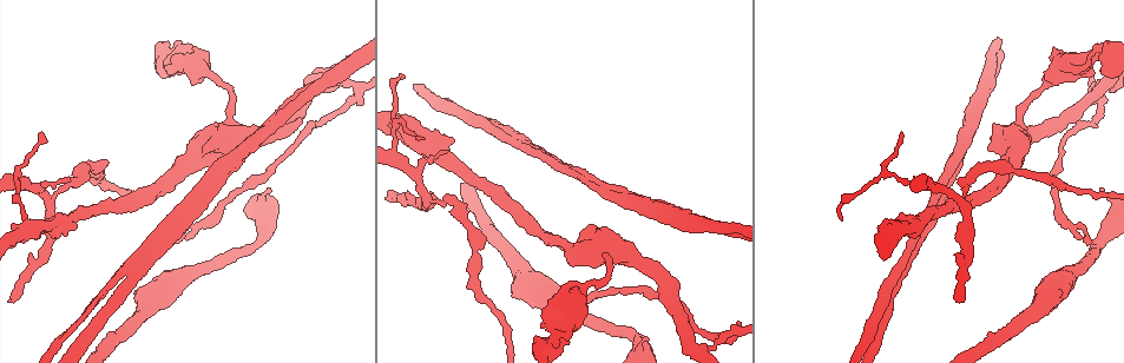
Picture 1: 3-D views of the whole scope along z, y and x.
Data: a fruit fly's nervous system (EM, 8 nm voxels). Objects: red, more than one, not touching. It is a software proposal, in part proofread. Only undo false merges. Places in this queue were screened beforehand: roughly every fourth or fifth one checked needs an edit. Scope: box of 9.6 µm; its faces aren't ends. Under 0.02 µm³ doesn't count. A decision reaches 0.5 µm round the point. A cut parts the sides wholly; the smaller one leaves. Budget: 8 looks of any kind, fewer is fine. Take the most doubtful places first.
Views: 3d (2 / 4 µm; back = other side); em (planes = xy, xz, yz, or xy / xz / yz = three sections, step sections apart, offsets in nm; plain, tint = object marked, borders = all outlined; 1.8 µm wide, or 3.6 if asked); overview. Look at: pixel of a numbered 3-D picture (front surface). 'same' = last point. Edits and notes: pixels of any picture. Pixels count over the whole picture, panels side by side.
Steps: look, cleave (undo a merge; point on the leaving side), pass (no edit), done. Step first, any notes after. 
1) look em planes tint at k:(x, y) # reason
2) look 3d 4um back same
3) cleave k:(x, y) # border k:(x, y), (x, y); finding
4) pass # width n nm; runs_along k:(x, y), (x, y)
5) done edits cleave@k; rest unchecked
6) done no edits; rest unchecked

look 3d 4um at 1:(921, 181) # calibre changes

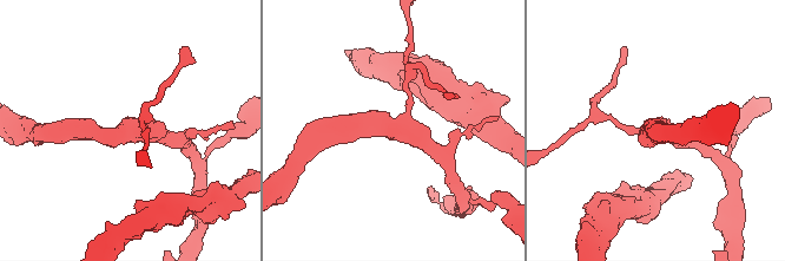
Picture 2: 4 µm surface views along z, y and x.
look em planes tint at 2:(407, 131) # now the EM

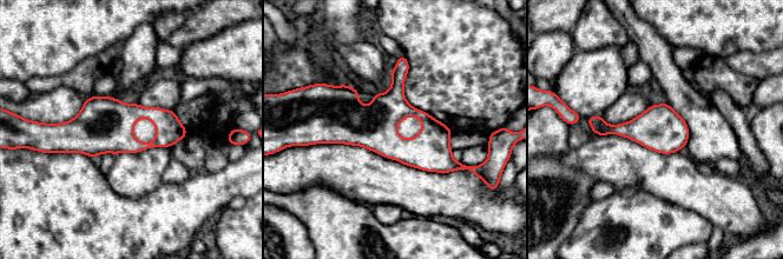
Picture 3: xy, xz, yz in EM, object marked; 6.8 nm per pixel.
pass # continuous, no second neuron

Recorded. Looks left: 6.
look 3d 4um at 1:(607, 249) # abrupt turn

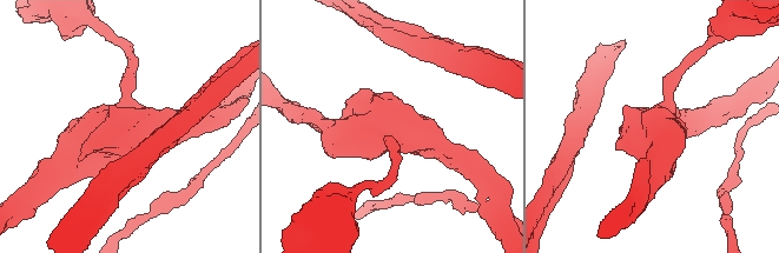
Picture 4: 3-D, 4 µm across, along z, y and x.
look em 3.6um xz step 4 tint at 4:(125, 130)

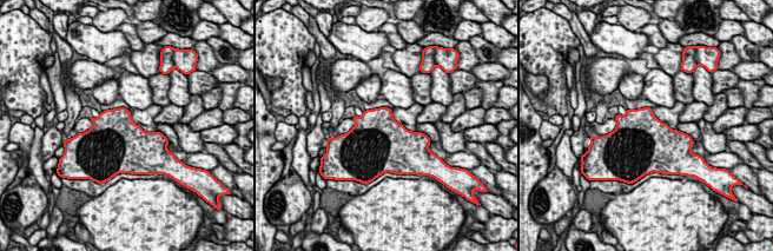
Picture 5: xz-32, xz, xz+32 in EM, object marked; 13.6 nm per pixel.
look em 3.6um planes tint same # cut it another way

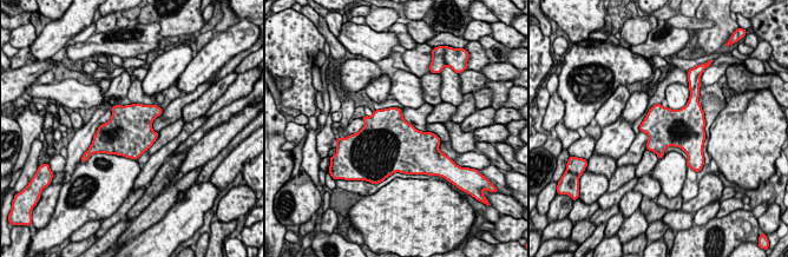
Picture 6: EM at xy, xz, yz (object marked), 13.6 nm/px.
pass # all the same neuron

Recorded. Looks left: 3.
look em yz step 16 tint at 1:(934, 200) # two arms in line, one across

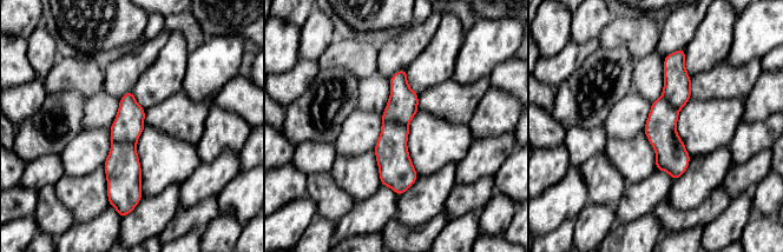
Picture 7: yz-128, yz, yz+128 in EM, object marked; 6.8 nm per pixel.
look em planes borders same # another direction

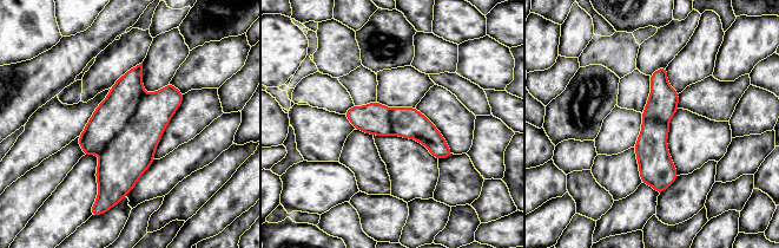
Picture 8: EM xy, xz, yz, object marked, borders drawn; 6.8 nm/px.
cleave 8:(112, 115) # border 8:(145, 95), (125, 126), (101, 151); two neurons meet here

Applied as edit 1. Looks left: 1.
done edits cleave@8; rest unchecked

